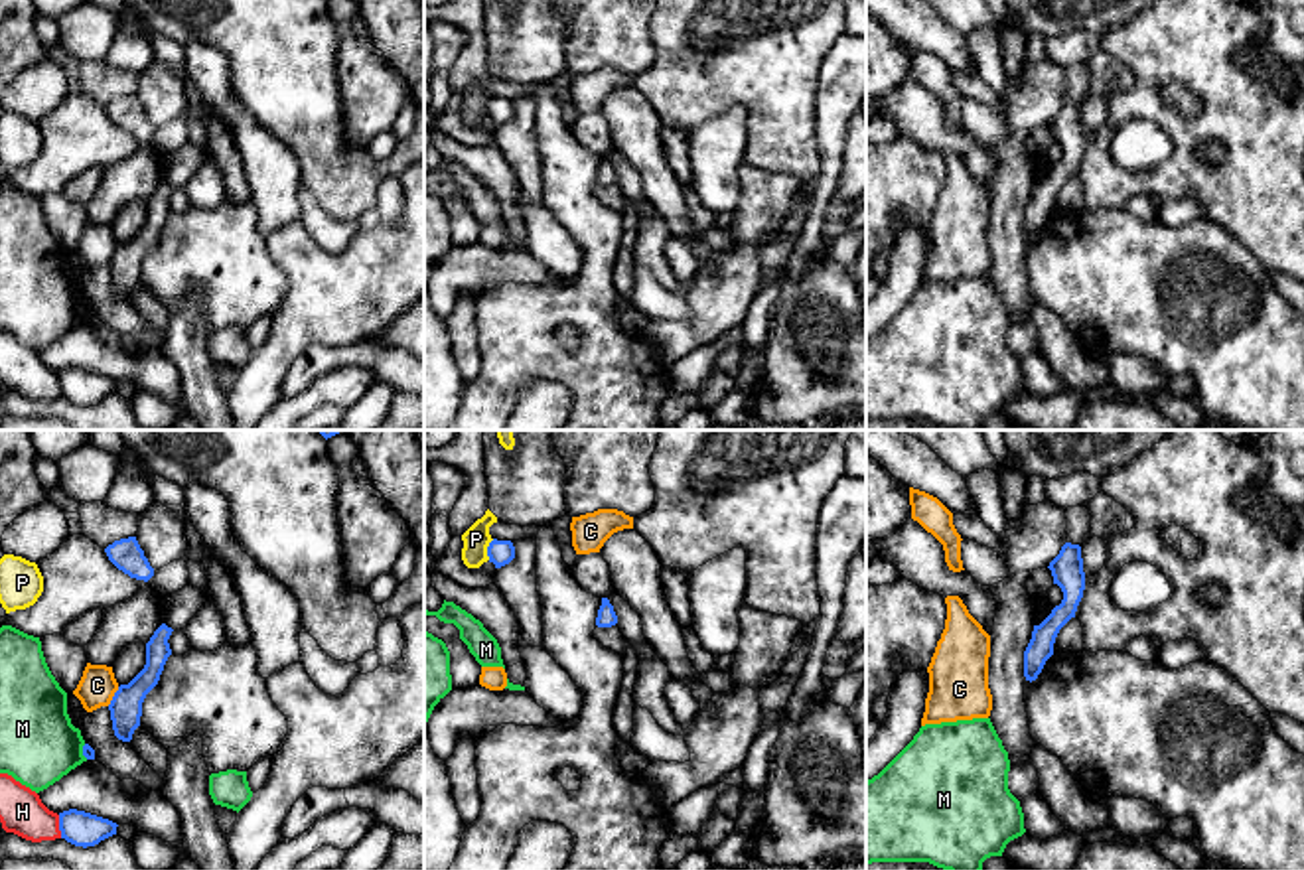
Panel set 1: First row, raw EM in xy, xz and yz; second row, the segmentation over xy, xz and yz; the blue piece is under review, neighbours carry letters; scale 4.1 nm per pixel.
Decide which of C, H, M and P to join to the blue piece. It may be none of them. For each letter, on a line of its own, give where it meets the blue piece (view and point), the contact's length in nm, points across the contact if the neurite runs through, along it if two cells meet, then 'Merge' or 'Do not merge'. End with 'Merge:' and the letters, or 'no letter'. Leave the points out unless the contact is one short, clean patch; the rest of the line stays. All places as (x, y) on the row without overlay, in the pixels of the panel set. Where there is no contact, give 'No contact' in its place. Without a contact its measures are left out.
C: Touches blue at xy (113, 255). Shared border 90 nm. Do not merge
H: Touches blue at xy (60, 385). Shared border 100 nm. Do not merge
M: Touches blue at xy (83, 310). Shared border 70 nm. Do not merge
P: Touches blue at xz (488, 107). Shared border 90 nm. Do not merge
Merge: no letter

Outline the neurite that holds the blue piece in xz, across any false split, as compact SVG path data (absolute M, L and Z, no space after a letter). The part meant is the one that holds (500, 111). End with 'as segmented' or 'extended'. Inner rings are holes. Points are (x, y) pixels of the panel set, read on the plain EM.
M493 97L487 105L487 114L489 114L489 120L495 122L495 126L501 126L515 116L515 105L511 99Z; as segmented

